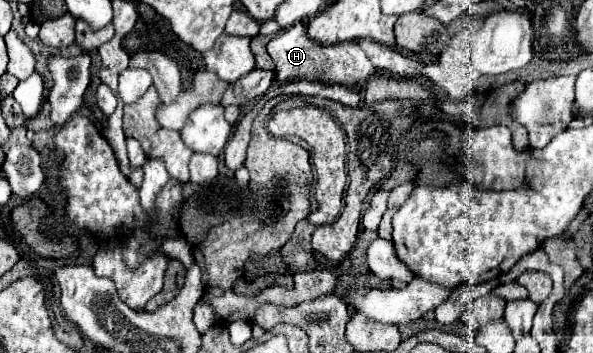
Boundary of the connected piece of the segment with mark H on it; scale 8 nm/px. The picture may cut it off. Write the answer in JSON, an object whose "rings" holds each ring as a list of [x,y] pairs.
{"rings":[[[302,22],[290,26],[288,30],[278,32],[268,42],[268,54],[276,64],[276,80],[278,82],[306,78],[306,80],[318,80],[318,82],[324,82],[324,84],[354,86],[356,82],[366,80],[374,72],[372,62],[360,50],[358,42],[340,42],[340,44],[332,44],[332,46],[316,44],[316,40],[308,38]]]}

